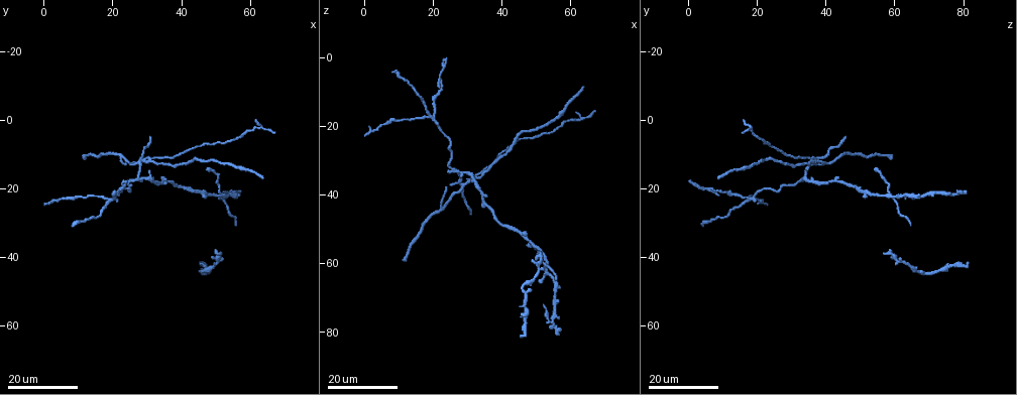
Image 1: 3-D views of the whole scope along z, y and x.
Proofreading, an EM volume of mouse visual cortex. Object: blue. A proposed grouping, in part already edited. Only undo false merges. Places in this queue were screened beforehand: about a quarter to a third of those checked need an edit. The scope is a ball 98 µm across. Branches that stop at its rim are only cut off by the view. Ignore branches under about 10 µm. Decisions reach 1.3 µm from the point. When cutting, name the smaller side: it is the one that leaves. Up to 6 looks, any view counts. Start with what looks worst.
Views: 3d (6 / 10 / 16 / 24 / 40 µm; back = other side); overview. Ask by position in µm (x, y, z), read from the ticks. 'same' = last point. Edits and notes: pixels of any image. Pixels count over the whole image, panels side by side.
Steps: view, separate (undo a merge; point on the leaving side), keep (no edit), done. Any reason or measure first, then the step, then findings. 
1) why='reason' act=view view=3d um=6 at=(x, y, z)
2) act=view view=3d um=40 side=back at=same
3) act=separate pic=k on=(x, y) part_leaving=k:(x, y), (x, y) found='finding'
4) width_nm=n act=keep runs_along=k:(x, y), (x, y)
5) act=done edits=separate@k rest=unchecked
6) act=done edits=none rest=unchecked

why='three arms meet' act=view view=3d um=24 at=(27.0, 17.0, 33.5)

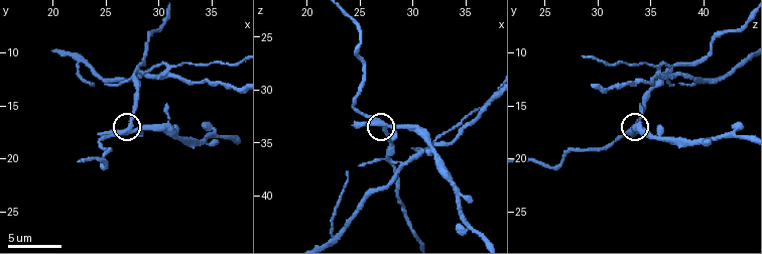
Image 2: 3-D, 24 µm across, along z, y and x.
act=view view=3d um=10 at=(27.2, 17.0, 33.4)

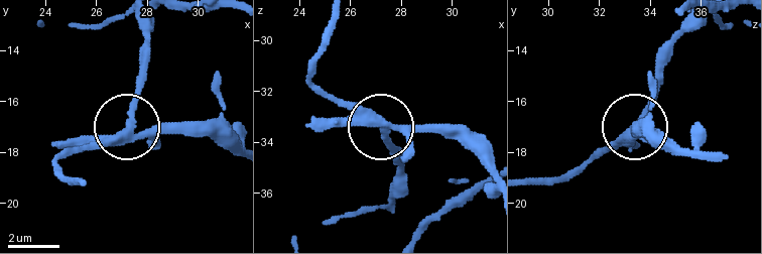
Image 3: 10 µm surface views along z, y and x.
act=separate pic=3 on=(130, 109) part_leaving=3:(117, 135), (141, 85), (147, 20) found='a second cell is stuck on'

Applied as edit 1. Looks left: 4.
why='four arms meet' act=view view=3d um=16 at=(50.5, 42.0, 62.0)

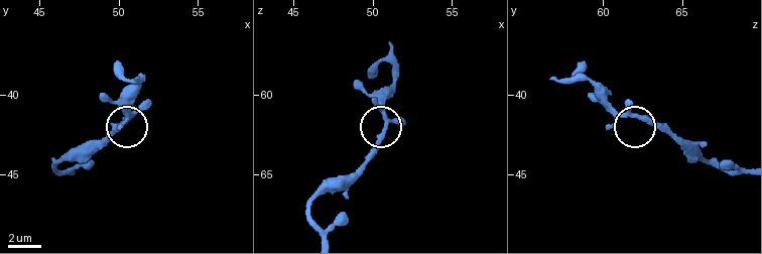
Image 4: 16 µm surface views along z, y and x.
act=view view=3d um=10 at=(50.8, 41.2, 61.5)

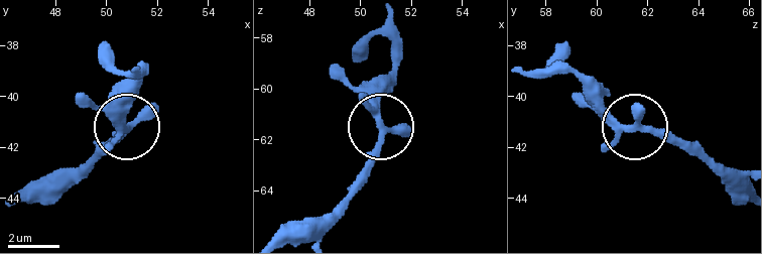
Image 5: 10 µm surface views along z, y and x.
arms=4 act=keep found='all the same cell'

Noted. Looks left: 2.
act=view view=3d um=16 at=(52.5, 21.5, 59.0)

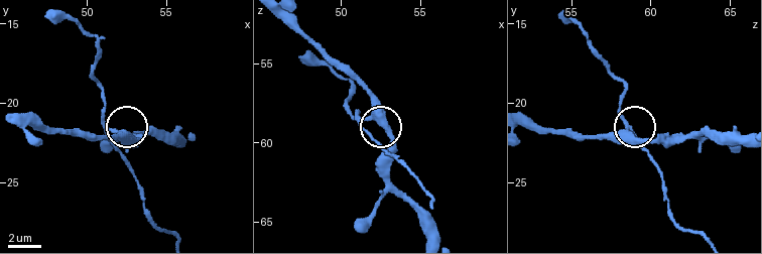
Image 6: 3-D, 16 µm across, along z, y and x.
act=view view=3d um=10 at=(52.1, 21.8, 58.4)

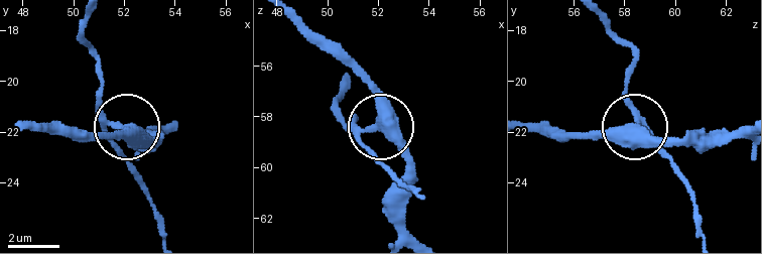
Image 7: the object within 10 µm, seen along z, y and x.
act=separate pic=7 on=(99, 88) part_leaving=7:(107, 121), (111, 145), (148, 197), (161, 236) found='a second cell is stuck on'

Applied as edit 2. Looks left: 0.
act=done edits=separate@3,separate@7 rest=unchecked

